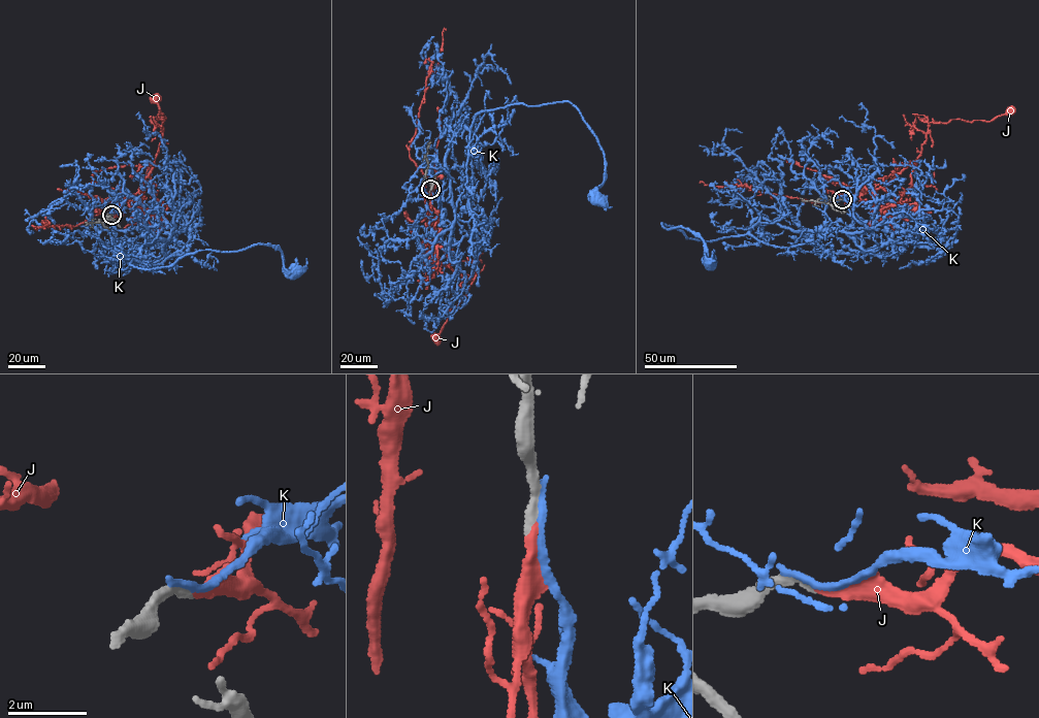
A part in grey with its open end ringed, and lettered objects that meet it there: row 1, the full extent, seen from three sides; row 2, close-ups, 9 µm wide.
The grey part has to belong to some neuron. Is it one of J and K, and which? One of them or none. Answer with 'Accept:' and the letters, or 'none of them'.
Accept: J

